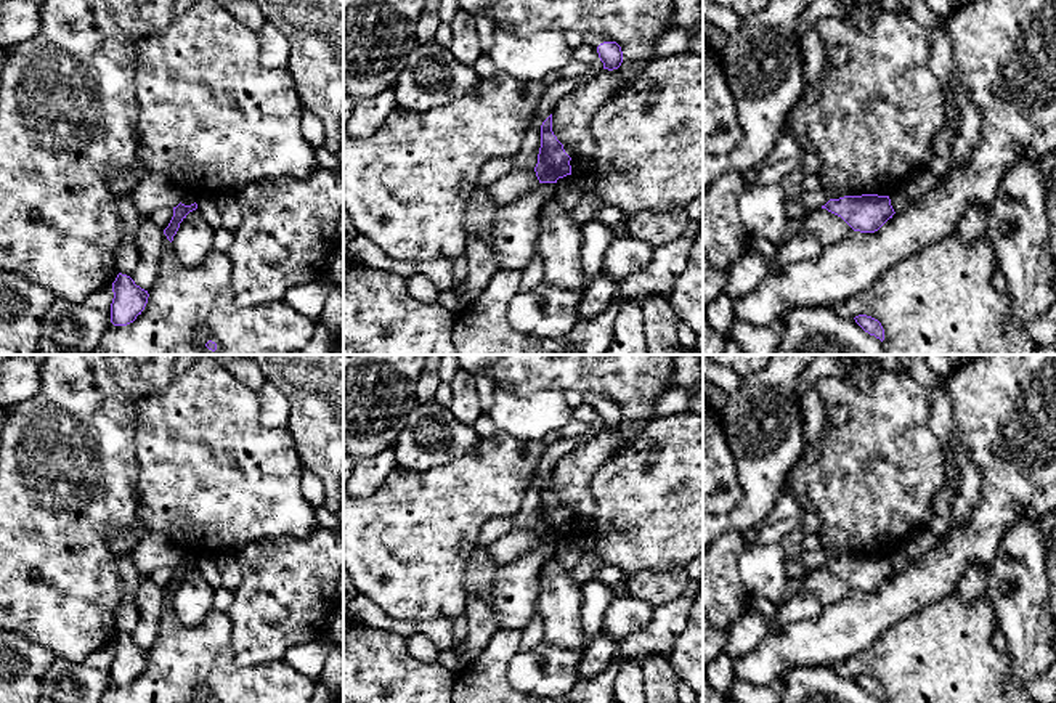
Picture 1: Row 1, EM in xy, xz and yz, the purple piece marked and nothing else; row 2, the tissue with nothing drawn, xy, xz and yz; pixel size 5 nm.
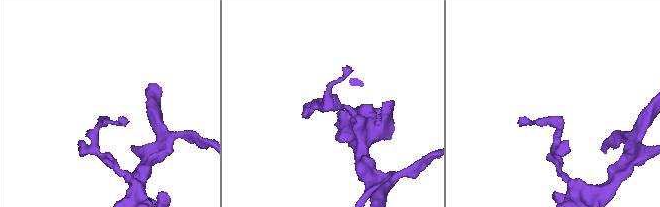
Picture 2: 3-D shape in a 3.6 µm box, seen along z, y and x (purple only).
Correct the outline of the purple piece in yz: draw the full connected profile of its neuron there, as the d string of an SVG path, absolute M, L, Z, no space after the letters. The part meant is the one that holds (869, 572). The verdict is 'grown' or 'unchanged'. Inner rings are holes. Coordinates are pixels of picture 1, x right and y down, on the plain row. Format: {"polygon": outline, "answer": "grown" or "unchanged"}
{"polygon": "M862 554L830 559L822 568L841 576L854 591L875 592L896 573L889 555Z", "answer": "unchanged"}

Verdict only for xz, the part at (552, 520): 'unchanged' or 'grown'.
unchanged

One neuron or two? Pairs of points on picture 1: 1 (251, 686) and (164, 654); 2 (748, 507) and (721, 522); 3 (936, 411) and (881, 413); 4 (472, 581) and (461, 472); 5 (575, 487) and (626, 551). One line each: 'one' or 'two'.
1: one
2: one
3: two
4: two
5: two

